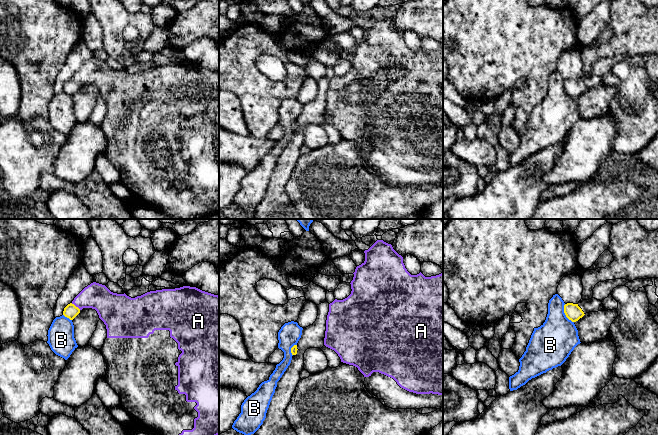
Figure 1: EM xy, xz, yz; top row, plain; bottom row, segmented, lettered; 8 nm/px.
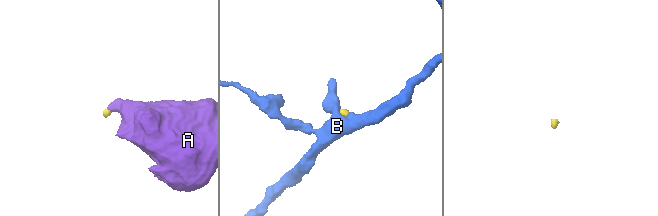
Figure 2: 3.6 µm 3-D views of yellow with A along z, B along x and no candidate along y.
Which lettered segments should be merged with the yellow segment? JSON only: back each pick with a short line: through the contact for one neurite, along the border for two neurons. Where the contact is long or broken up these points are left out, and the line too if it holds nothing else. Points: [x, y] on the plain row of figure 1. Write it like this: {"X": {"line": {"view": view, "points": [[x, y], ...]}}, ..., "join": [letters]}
{"A": {"line": {"view": "xy", "points": [[70, 87], [75, 82], [84, 75], [96, 72]]}}, "join": ["A"]}

